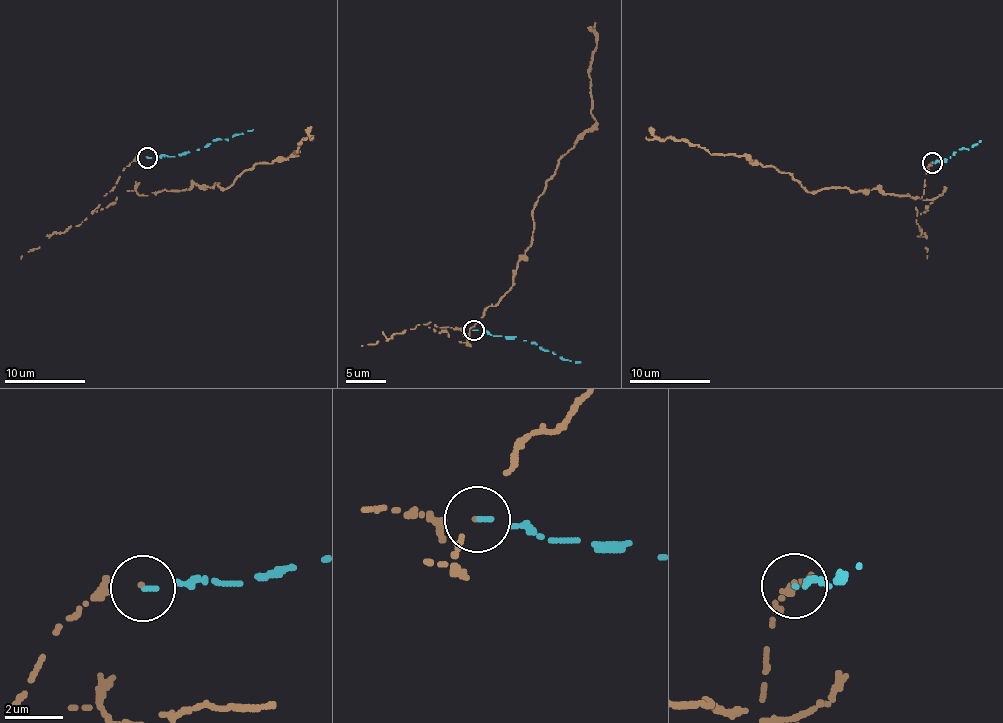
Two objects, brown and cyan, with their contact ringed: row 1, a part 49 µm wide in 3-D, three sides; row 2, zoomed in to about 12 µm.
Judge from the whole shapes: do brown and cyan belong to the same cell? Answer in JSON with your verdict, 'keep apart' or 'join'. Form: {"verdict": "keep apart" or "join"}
{"verdict": "keep apart"}

